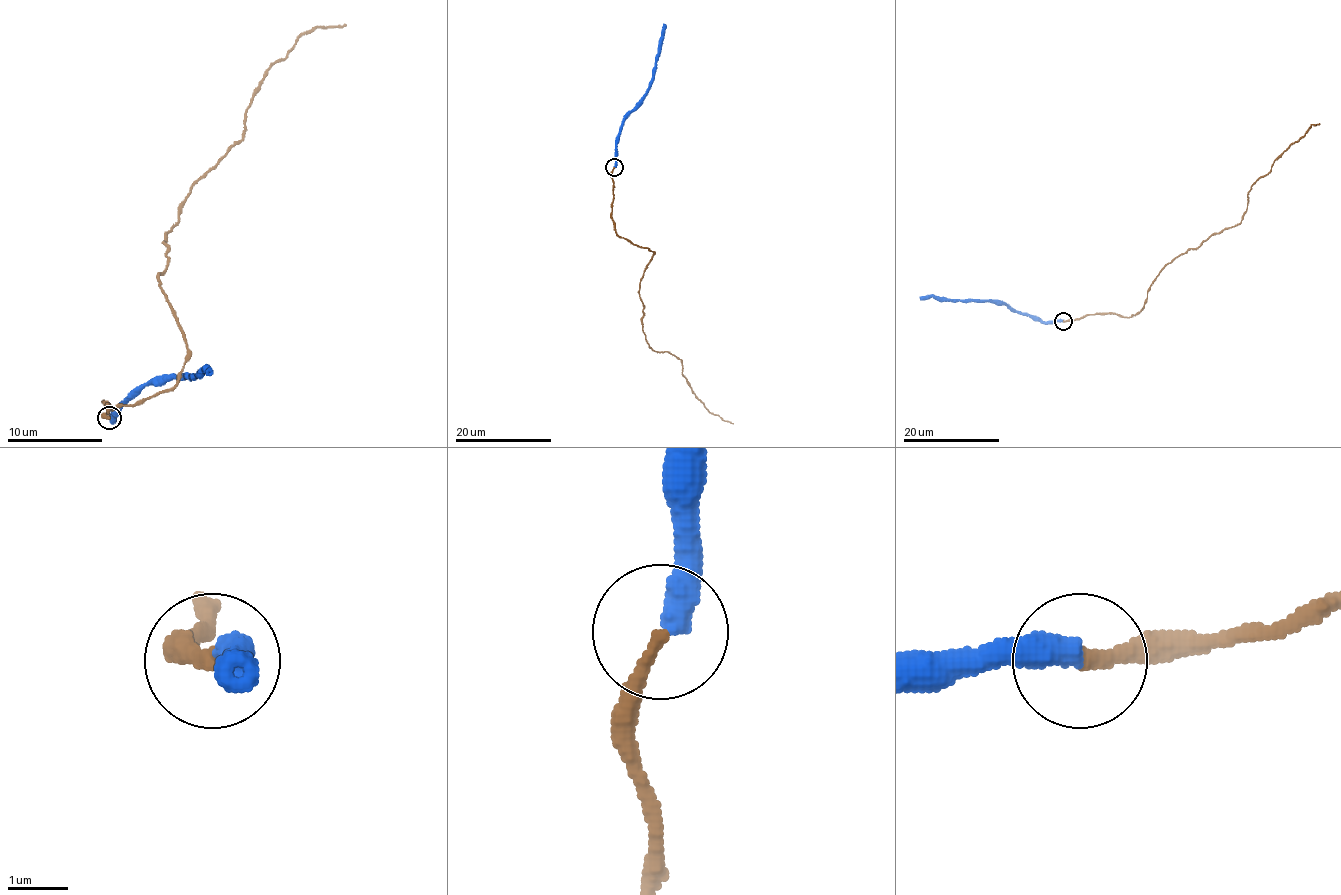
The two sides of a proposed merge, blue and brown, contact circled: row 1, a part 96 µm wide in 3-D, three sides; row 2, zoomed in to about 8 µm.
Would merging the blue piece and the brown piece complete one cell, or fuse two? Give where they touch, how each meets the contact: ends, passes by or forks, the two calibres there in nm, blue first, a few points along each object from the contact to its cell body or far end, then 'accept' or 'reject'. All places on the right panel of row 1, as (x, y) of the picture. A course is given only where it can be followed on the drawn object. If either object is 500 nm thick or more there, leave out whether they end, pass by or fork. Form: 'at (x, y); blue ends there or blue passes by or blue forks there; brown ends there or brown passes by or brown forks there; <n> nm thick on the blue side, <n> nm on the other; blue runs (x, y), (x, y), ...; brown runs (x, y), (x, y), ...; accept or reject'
at (1063, 321); blue ends there; brown ends there; 440 nm thick on the blue side, 240 nm on the other; blue runs (1064, 321), (1034, 320), (1006, 305), (988, 301), (950, 301), (932, 296), (920, 300); brown runs (1064, 321), (1098, 313), (1137, 314), (1151, 283), (1175, 258), (1237, 224), (1248, 191), (1286, 149), (1320, 124); reject

